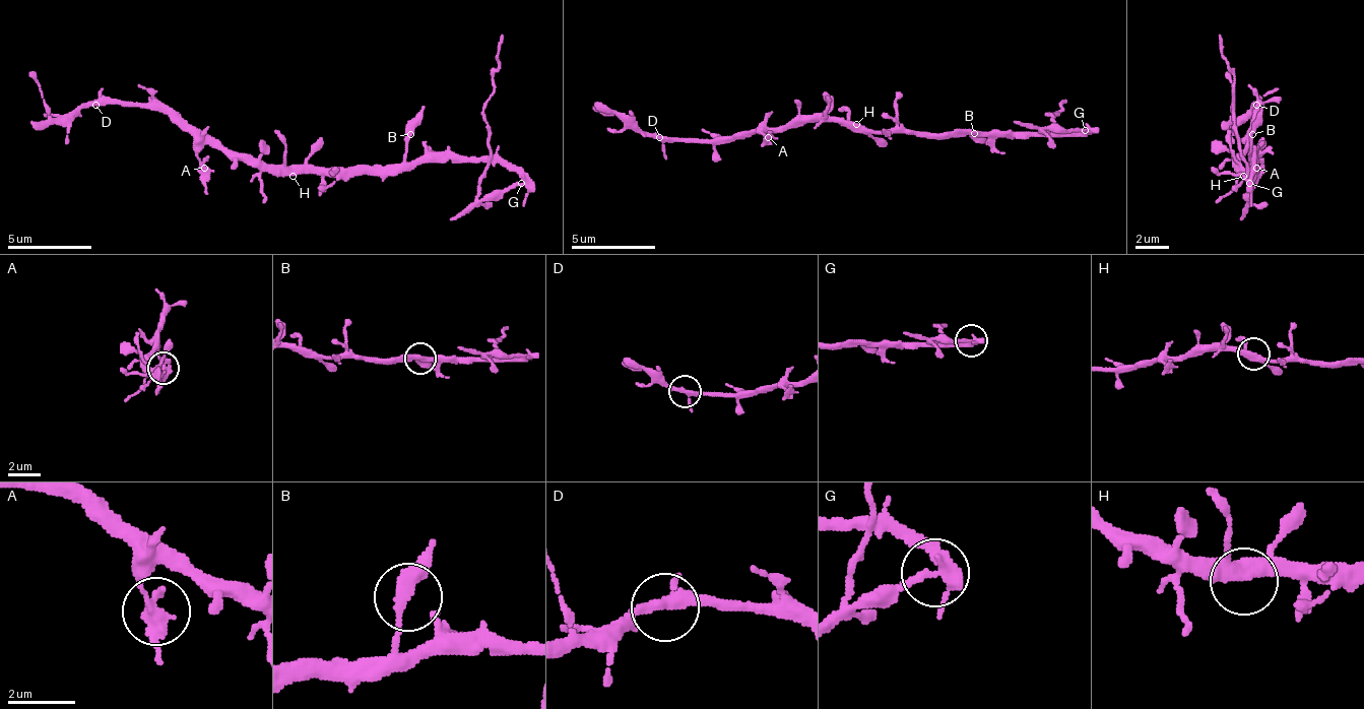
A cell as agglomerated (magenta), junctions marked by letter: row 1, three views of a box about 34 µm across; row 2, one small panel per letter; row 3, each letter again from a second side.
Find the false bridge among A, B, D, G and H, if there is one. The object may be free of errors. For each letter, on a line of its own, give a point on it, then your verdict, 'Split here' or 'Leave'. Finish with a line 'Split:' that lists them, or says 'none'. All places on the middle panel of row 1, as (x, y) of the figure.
A: Place: (768, 137). Leave
B: Place: (974, 133). Leave
D: Place: (659, 137). Leave
G: Place: (1085, 130). Split here
H: Place: (856, 124). Leave
Split: G

